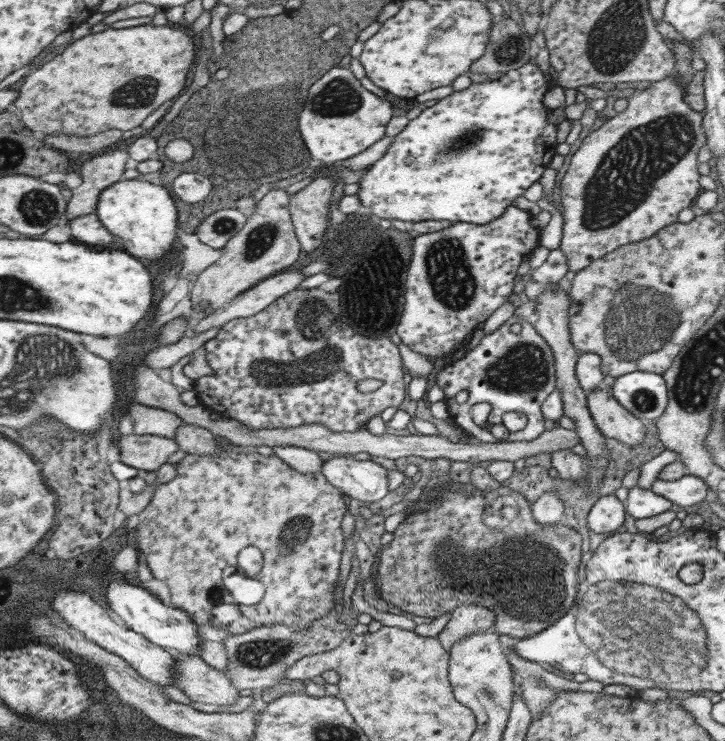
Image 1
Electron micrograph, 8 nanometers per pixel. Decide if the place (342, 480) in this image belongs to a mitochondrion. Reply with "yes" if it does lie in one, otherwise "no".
no

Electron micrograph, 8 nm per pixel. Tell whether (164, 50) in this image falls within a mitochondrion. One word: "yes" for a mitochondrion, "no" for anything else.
no

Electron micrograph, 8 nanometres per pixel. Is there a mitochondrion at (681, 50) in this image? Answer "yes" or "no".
no

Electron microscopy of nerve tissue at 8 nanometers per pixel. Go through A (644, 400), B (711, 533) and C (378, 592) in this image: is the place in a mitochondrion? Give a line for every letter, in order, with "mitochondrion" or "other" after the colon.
A: mitochondrion
B: other
C: other

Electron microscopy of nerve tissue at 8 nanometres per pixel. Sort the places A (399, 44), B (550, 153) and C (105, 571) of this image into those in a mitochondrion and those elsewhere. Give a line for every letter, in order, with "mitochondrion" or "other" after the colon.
A: other
B: other
C: other

